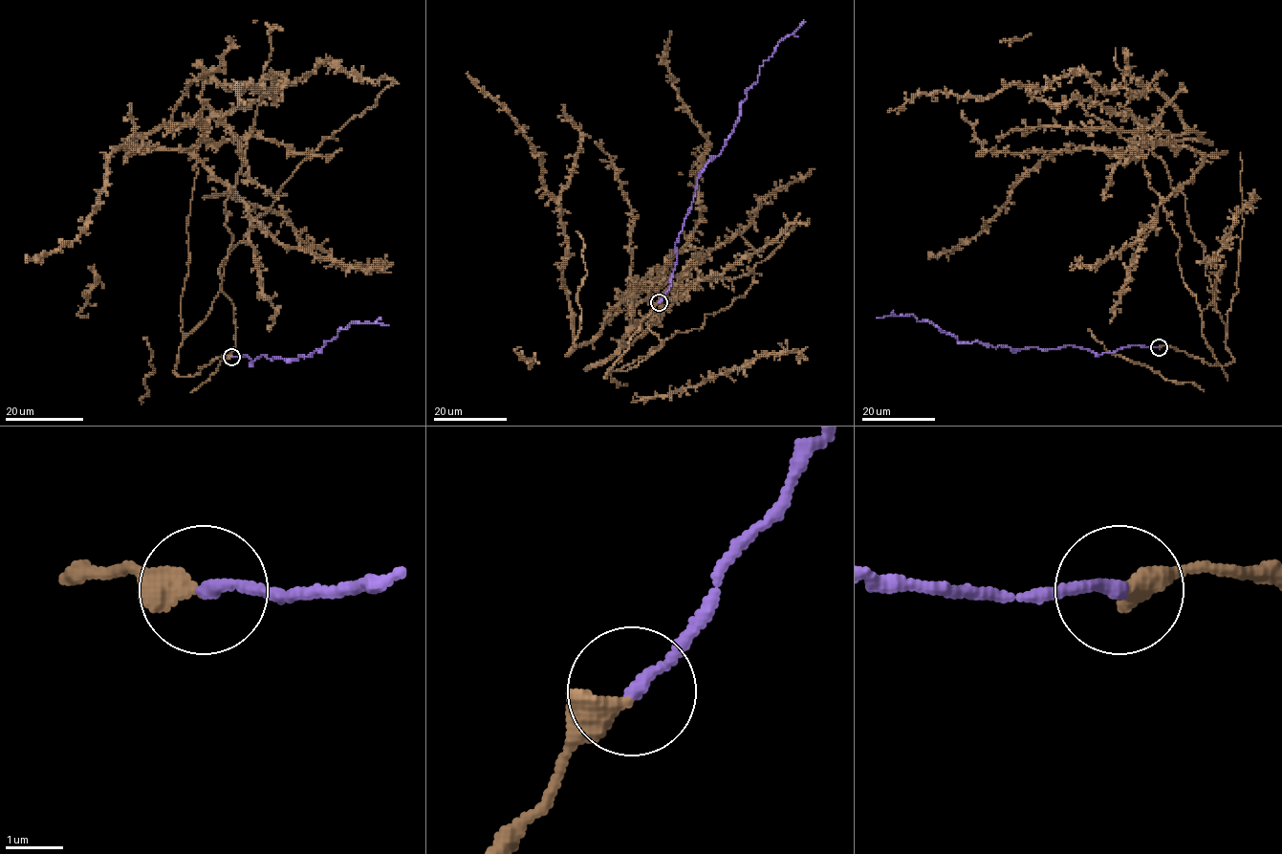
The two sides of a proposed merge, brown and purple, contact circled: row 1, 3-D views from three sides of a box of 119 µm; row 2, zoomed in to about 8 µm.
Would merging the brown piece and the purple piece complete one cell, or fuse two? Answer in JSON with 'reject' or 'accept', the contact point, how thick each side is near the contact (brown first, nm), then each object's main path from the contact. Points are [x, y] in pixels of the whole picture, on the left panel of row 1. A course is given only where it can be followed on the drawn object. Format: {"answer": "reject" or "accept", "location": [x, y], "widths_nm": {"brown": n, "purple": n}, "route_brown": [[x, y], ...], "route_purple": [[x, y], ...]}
{"answer": "accept", "location": [231, 357], "widths_nm": {"brown": 420, "purple": 240}, "route_brown": [[232, 356], [174, 372], [315, 150], [190, 153], [235, 197], [259, 84], [193, 79], [28, 256]], "route_purple": [[232, 356], [246, 354], [249, 365], [260, 355], [296, 359], [318, 353], [339, 328], [353, 321], [387, 324]]}

